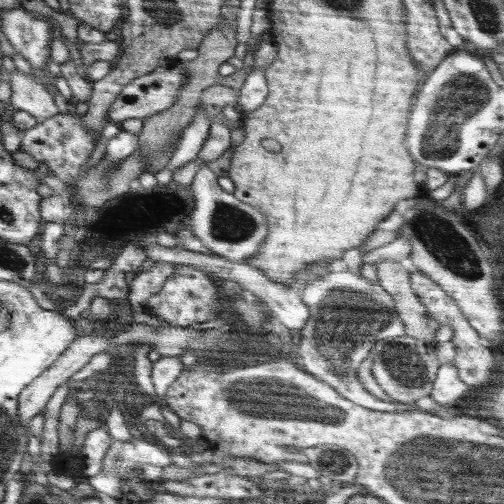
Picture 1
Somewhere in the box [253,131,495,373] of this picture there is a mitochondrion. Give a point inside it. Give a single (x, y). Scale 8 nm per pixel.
(442, 239)

